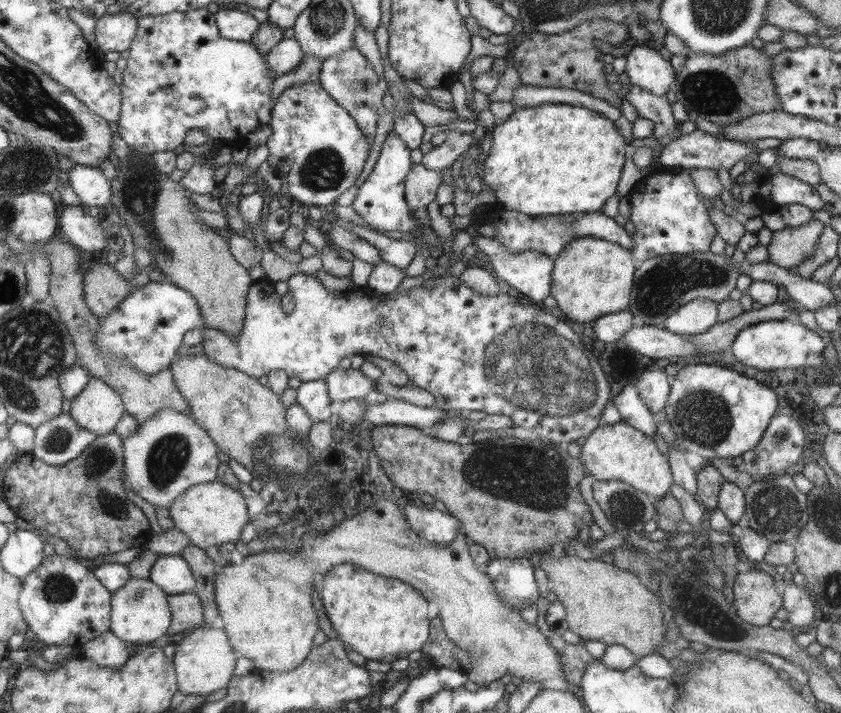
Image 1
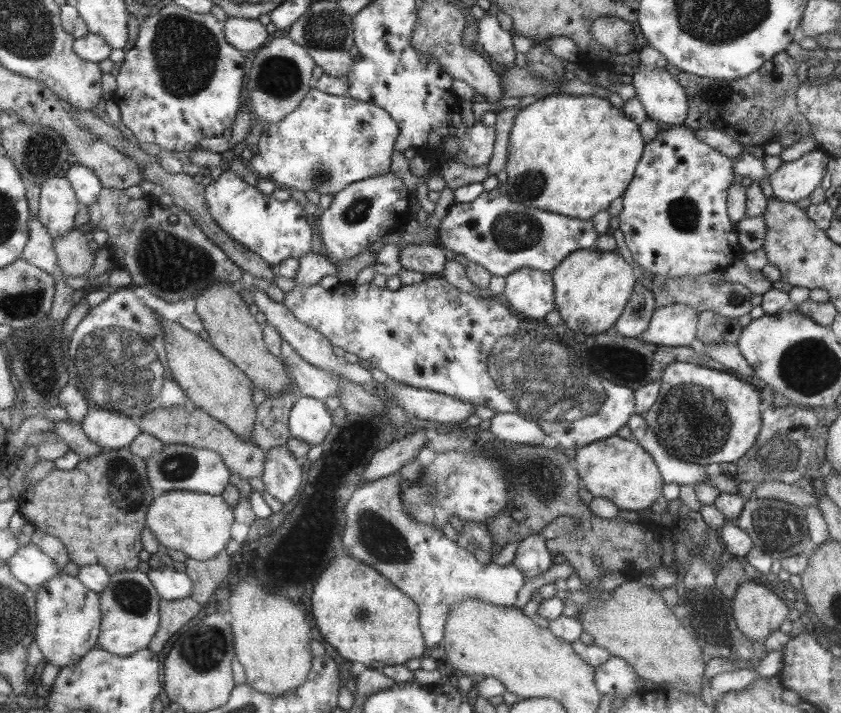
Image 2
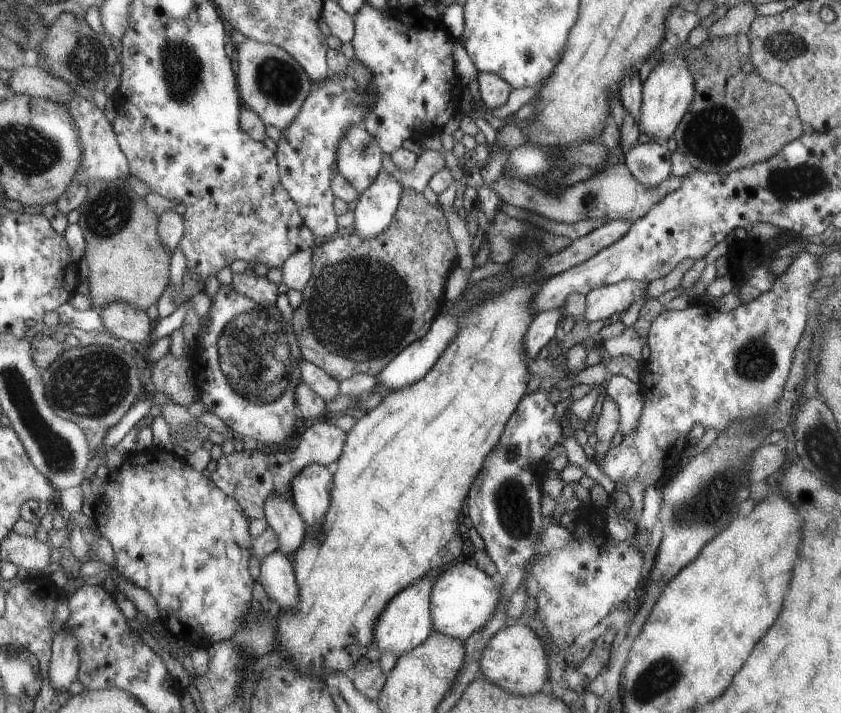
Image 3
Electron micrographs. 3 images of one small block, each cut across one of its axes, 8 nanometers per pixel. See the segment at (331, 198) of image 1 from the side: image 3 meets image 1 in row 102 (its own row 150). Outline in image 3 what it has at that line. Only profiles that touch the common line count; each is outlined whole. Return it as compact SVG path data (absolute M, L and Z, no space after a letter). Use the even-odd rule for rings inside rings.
M357 60L348 62L343 76L330 76L327 80L313 85L313 92L301 104L296 118L277 140L274 154L285 191L296 204L304 226L317 238L327 238L337 230L335 196L331 181L336 173L336 149L345 132L355 124L360 124L366 111L373 107L373 93L369 82L373 76Z

